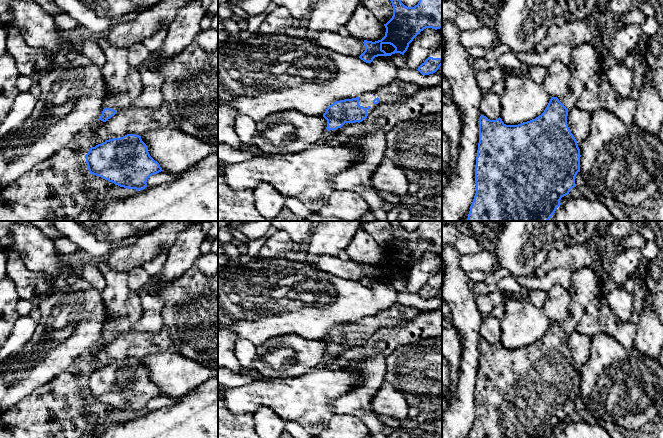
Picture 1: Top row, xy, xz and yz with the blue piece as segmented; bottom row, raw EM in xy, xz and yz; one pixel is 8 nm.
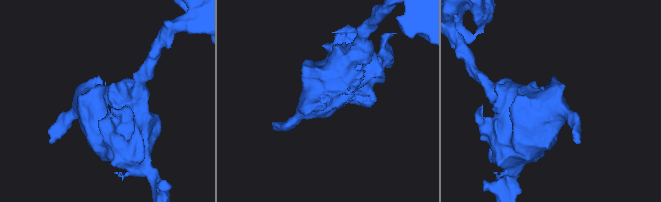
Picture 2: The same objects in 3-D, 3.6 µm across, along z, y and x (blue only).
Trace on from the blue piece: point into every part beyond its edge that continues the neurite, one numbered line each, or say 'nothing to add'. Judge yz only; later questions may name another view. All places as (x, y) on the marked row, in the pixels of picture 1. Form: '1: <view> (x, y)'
1: yz (585, 64)

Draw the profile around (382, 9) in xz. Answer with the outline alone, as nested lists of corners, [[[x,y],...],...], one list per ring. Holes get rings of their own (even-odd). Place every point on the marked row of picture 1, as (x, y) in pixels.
[[[362,0],[361,4],[383,24],[386,24],[393,16],[390,0]]]

